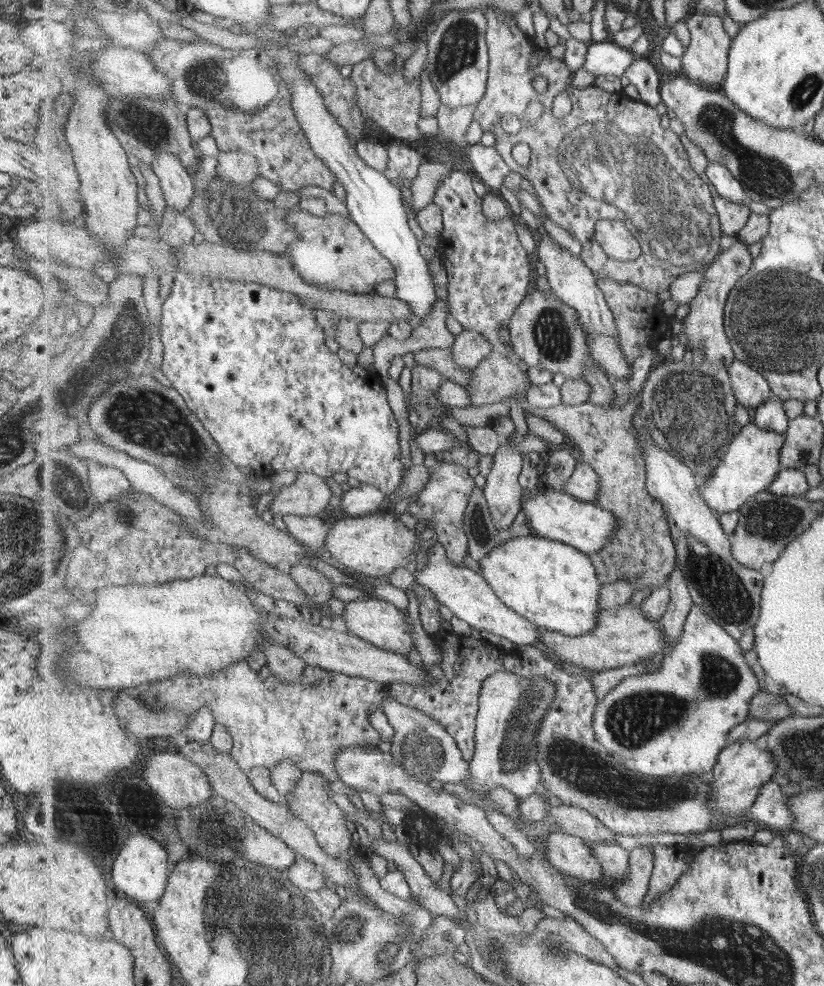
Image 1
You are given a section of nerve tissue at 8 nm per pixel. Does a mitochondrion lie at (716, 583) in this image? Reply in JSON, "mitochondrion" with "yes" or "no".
{"mitochondrion":"yes"}

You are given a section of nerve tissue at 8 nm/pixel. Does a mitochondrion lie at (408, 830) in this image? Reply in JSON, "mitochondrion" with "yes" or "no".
{"mitochondrion":"no"}

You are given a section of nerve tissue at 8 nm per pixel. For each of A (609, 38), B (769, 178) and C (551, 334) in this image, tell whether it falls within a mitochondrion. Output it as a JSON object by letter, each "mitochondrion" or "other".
{"A":"other","B":"mitochondrion","C":"mitochondrion"}

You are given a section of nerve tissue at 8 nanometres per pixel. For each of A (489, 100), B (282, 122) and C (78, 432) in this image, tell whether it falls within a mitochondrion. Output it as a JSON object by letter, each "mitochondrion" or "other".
{"A":"other","B":"other","C":"other"}

